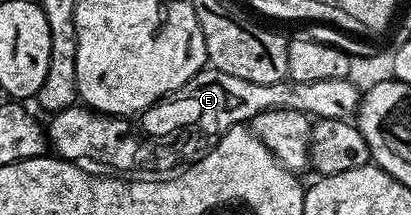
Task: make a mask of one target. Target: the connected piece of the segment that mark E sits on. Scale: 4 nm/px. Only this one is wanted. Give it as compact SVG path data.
M202 69L174 94L166 95L161 102L140 112L142 133L149 139L157 139L157 148L150 155L137 155L137 127L133 121L102 115L84 105L68 107L50 118L53 120L47 123L47 143L60 158L110 163L114 167L110 168L117 173L133 173L129 171L136 167L141 173L165 173L168 167L198 163L202 148L216 143L227 129L248 124L260 111L295 109L317 119L348 120L356 112L362 97L353 82L352 78L347 78L314 83L256 83L243 81L243 77L231 77L231 73Z

